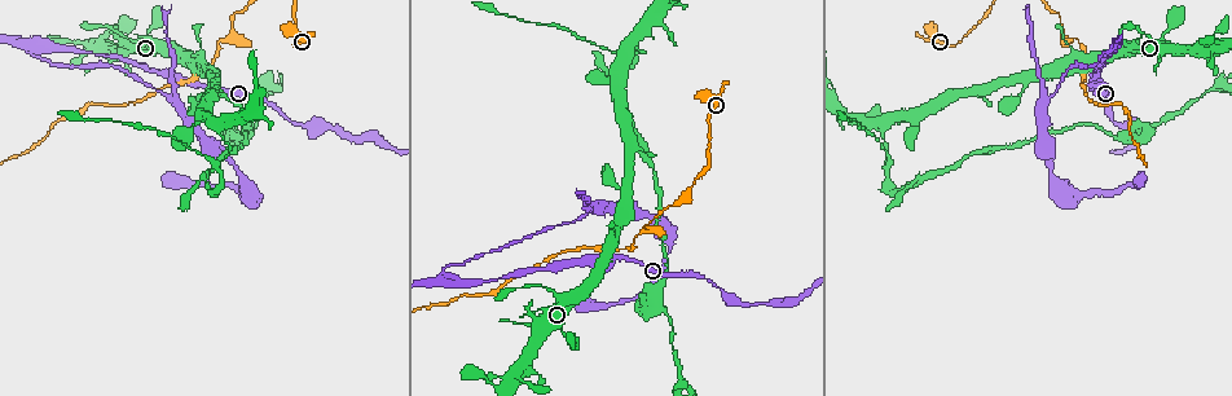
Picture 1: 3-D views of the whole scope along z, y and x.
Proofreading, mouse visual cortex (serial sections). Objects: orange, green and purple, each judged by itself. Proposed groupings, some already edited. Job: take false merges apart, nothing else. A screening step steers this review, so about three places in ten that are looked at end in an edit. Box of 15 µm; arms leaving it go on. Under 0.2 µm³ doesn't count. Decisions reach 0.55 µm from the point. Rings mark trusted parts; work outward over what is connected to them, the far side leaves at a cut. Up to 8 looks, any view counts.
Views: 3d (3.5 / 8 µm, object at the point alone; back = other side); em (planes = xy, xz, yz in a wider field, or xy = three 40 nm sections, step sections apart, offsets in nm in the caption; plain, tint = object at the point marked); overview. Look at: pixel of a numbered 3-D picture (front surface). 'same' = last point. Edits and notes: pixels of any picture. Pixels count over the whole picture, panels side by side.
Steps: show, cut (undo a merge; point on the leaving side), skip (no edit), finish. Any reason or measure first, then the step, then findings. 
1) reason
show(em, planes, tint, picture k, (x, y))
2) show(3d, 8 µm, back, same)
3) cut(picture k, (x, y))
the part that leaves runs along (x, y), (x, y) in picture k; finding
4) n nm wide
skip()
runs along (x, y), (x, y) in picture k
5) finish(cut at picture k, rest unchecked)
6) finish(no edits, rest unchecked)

thin arm on a thick one
show(3d, 3.5 µm, picture 1, (884, 124))

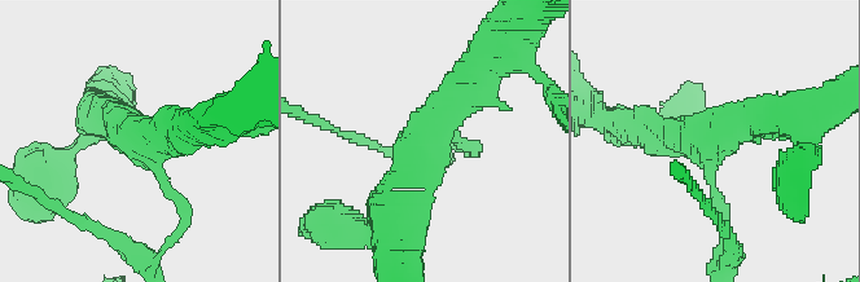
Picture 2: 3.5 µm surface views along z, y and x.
3 arms; arms of 150, 200, 350 nm; now the EM
show(em, xy, step 1, tint, picture 2, (716, 145))

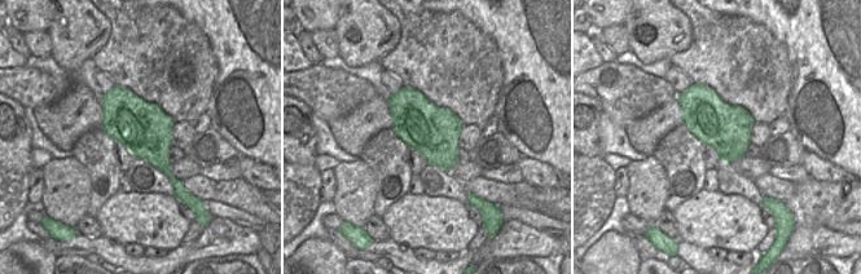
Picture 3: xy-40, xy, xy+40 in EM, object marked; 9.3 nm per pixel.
skip()
runs along (93, 115), (122, 119), (185, 211) in picture 2; one cell here

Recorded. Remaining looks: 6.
three-way junction
show(3d, 3.5 µm, picture 1, (1116, 45))

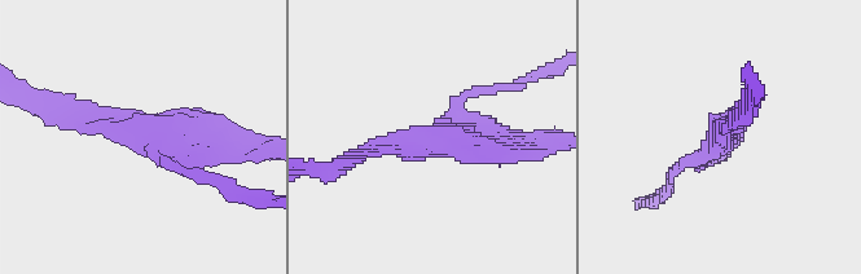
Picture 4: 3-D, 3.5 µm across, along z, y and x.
3 arms; arms of 150, 200, 250 nm; now the EM
show(em, xy, step 5, tint, picture 4, (450, 135))

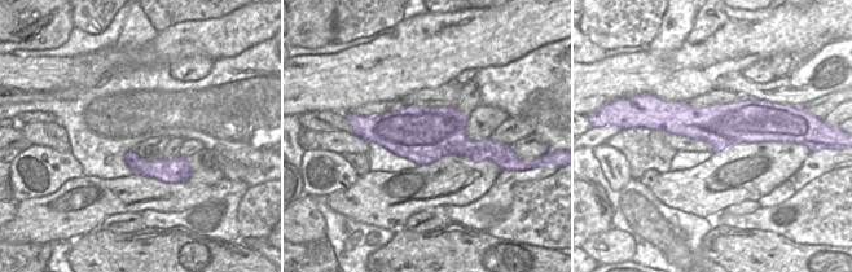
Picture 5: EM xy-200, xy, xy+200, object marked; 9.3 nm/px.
550 nm wide
cut(picture 4, (200, 180))
the part that leaves runs along (163, 163), (267, 203) in picture 4; a second cell is stuck on

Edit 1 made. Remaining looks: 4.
show(3d, 3.5 µm, picture 1, (1062, 24))

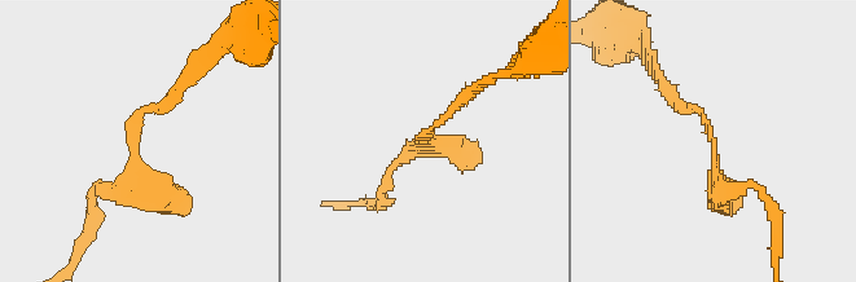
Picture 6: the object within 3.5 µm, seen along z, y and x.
show(em, planes, tint, picture 6, (134, 152))

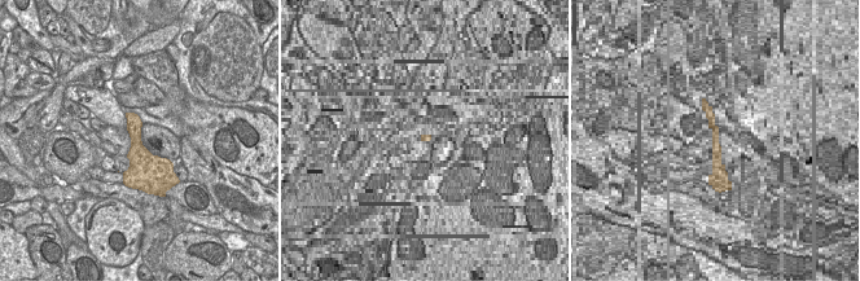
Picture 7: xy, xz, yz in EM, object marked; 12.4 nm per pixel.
skip()
runs along (170, 101), (137, 113), (141, 184), (102, 188) in picture 6; continuous, no second cell

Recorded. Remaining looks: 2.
finish(cut at picture 4, rest unchecked)

